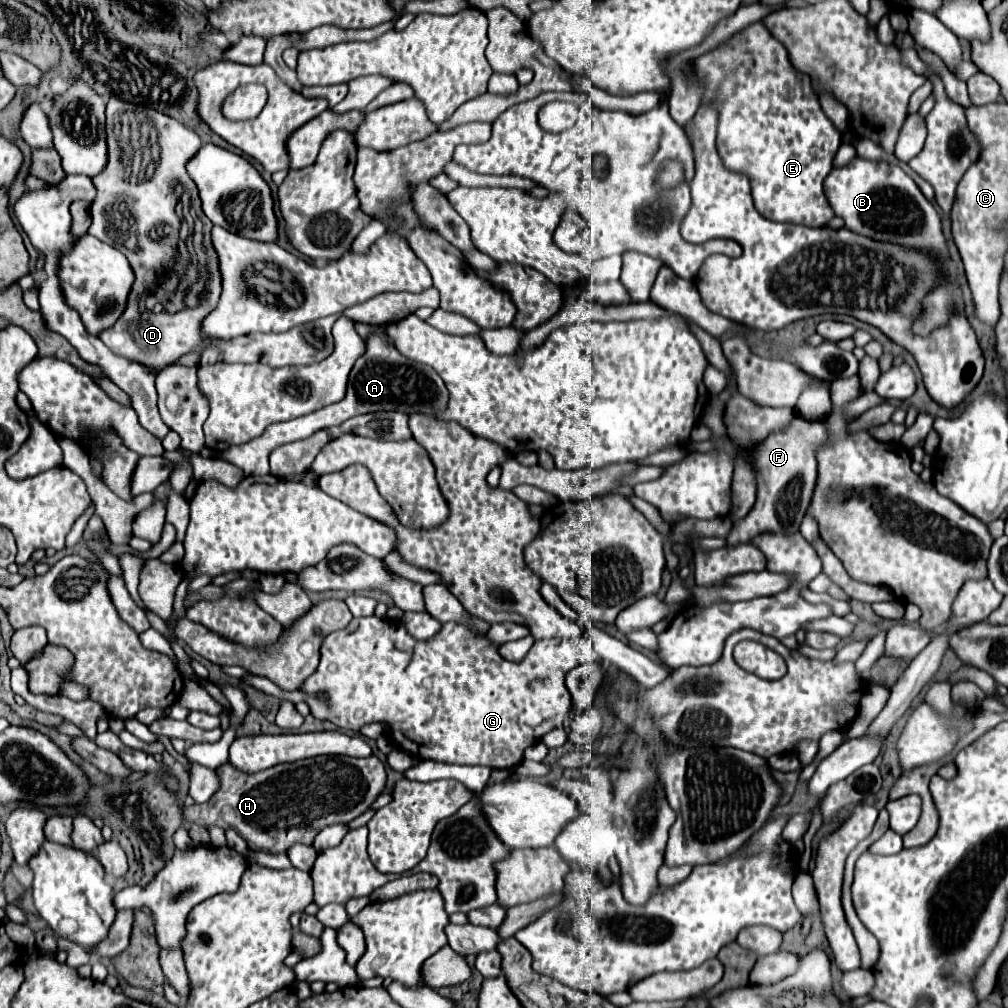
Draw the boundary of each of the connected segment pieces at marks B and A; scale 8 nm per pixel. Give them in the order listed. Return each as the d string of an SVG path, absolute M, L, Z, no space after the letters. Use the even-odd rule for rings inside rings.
M856 156L850 164L834 168L830 176L826 176L824 188L830 206L836 216L844 218L848 230L910 248L928 248L938 254L942 262L948 260L948 248L936 208L924 198L920 188L900 166Z
M380 326L368 340L366 340L366 354L362 358L358 358L358 362L354 364L352 372L350 372L350 380L348 380L348 390L346 396L336 402L330 404L322 410L310 412L306 416L294 418L290 422L278 422L278 424L270 424L270 428L266 428L266 432L246 444L240 446L230 446L228 450L220 452L218 458L238 466L244 470L244 474L252 474L252 476L266 476L268 474L268 456L274 448L286 444L286 442L296 442L302 438L312 436L318 430L330 428L330 426L338 426L344 420L358 416L358 414L368 414L368 412L378 412L378 410L396 410L396 412L404 412L404 414L438 414L444 412L446 404L448 404L450 394L446 392L446 384L442 382L442 378L438 376L438 372L426 364L420 362L412 362L408 358L404 358L388 340L384 326Z

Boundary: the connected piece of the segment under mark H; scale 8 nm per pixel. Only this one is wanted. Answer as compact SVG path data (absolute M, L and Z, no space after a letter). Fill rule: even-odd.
M316 756L310 758L310 768L268 768L256 774L244 774L222 764L218 770L220 788L204 804L182 804L182 820L198 826L218 826L222 830L236 830L252 850L266 854L286 854L292 844L310 846L318 832L330 824L346 824L364 814L386 786L386 768L376 756L350 758L350 756Z

